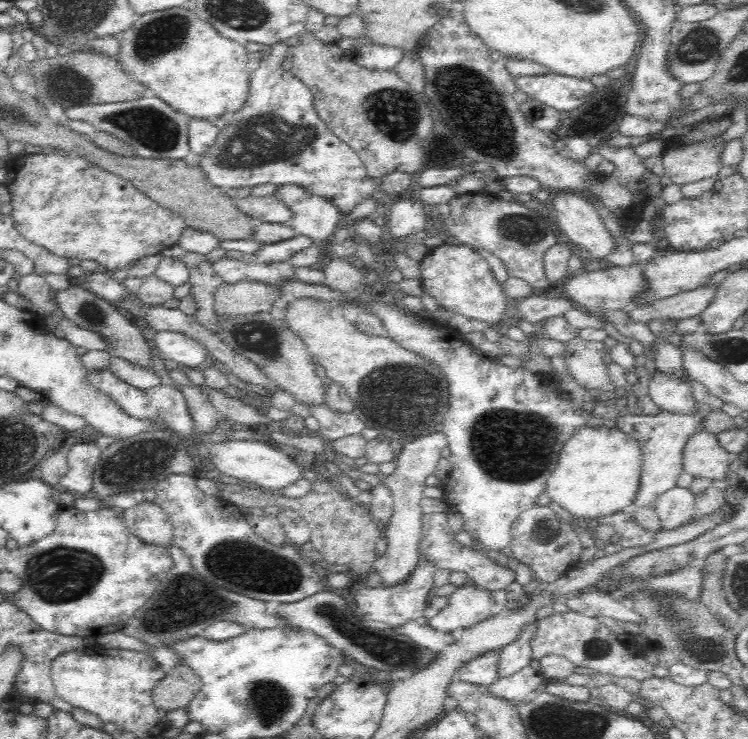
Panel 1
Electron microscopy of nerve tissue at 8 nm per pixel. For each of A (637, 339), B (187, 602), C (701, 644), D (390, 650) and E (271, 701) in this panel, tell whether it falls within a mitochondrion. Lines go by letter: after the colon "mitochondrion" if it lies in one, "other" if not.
A: other
B: mitochondrion
C: mitochondrion
D: mitochondrion
E: mitochondrion

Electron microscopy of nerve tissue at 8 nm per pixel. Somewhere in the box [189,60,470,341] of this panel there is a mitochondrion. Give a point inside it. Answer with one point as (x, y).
(264, 137)

